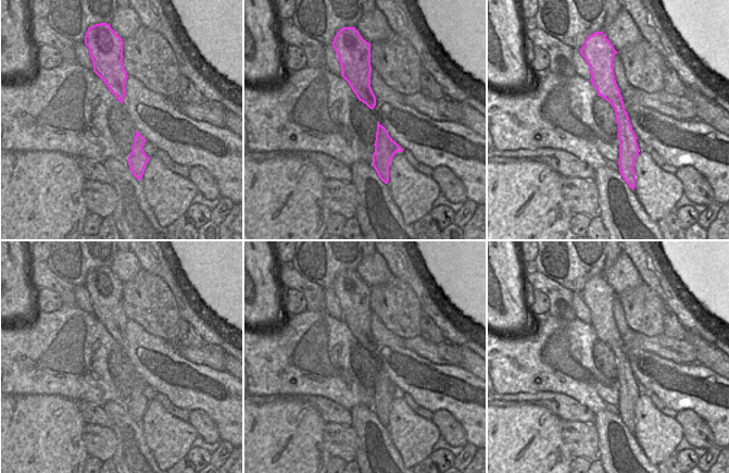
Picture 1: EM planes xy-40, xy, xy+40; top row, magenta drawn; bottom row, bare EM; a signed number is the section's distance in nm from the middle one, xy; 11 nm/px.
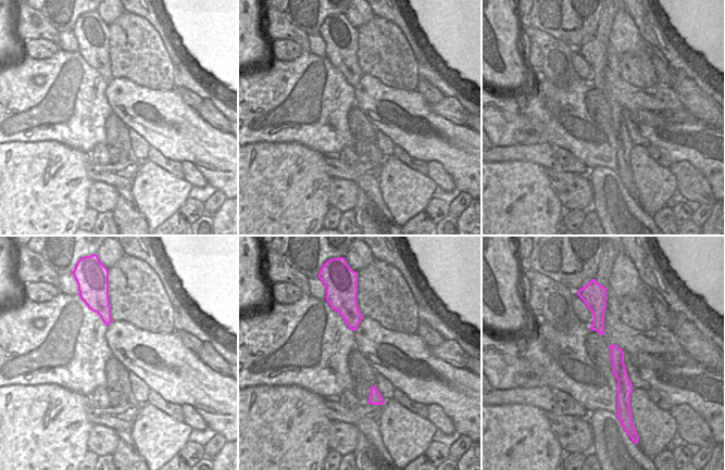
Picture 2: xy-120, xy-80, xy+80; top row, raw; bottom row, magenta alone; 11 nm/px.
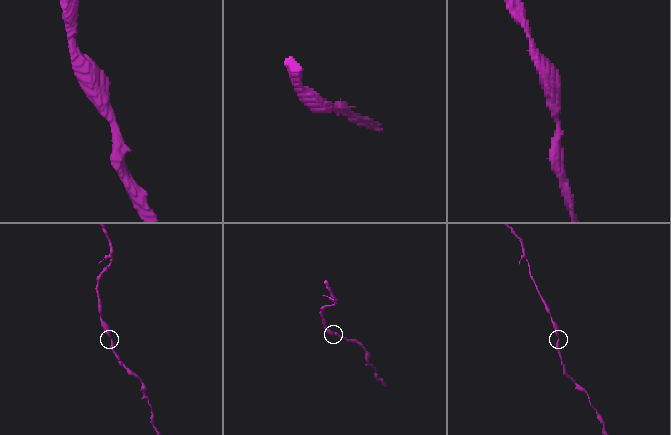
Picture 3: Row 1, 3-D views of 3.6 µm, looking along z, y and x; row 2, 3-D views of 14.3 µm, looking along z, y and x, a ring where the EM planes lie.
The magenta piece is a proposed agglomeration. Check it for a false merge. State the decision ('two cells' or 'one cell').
one cell

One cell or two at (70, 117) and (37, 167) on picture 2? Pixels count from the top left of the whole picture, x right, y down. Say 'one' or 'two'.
two

